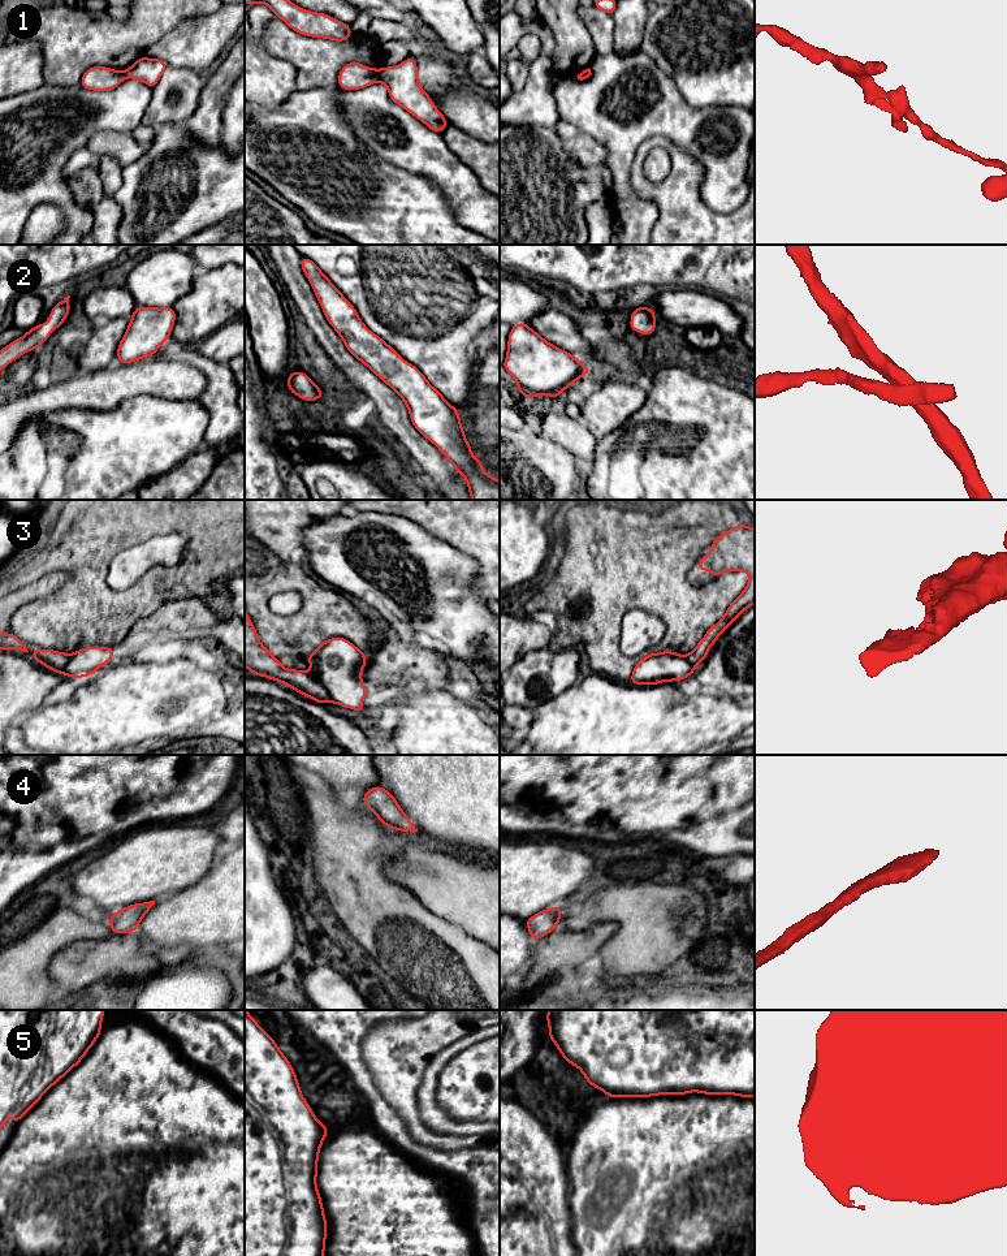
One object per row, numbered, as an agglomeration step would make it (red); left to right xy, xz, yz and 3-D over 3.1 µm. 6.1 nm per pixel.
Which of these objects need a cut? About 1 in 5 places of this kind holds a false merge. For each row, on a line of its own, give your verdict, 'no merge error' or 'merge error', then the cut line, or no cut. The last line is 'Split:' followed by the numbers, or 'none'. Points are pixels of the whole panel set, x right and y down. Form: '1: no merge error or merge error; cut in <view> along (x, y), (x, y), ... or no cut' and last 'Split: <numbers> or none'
1: merge error; cut in xz along (377, 70), (380, 81)
2: no merge error; no cut
3: merge error; cut in xz along (308, 673), (335, 702)
4: no merge error; no cut
5: no merge error; no cut
Split: 1, 3

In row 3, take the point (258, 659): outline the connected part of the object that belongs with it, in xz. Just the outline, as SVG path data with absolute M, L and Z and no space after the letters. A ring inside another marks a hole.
M245 610L245 665L247 670L278 681L312 700L334 703L329 692L310 673L285 669L280 661L260 643L256 630Z

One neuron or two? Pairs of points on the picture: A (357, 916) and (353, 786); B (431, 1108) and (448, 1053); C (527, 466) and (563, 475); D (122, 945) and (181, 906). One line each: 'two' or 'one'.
A: two
B: one
C: one
D: two

